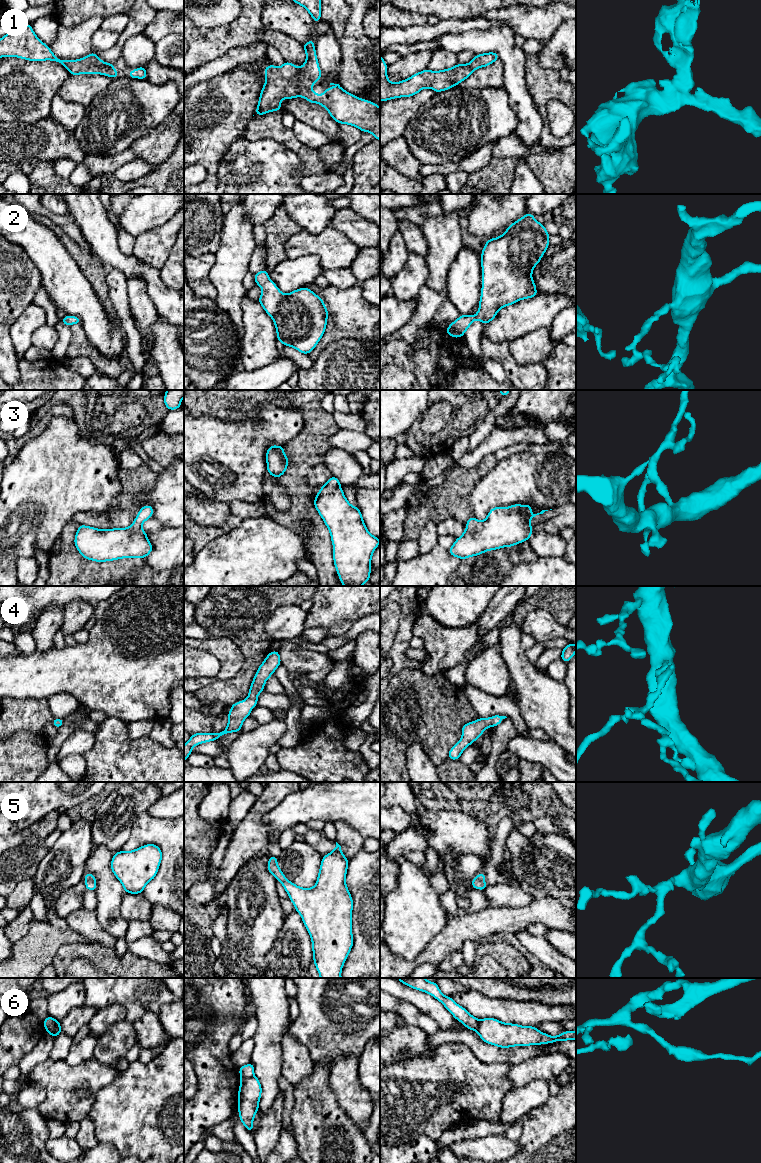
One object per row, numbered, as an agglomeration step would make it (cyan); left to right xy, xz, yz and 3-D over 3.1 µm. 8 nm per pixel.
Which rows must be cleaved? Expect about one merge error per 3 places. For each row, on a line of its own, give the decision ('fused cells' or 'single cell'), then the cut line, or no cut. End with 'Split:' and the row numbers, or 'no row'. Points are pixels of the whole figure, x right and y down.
1: single cell | no cut
2: single cell | no cut
3: single cell | no cut
4: single cell | no cut
5: single cell | no cut
6: fused cells | xz (253, 1075), (244, 1078), (240, 1082)
Split: 6

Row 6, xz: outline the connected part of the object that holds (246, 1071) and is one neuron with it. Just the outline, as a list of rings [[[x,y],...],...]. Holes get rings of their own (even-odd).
[[[252,1062],[238,1069],[240,1073],[240,1082],[242,1082],[244,1079],[254,1076],[254,1065]]]

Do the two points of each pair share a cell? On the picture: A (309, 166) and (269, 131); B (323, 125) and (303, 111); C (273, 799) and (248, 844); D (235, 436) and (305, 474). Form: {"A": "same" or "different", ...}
{"A": "same", "B": "same", "C": "same", "D": "different"}

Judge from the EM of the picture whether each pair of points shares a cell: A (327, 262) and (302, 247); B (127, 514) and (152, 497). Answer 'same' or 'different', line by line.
A: same
B: different

